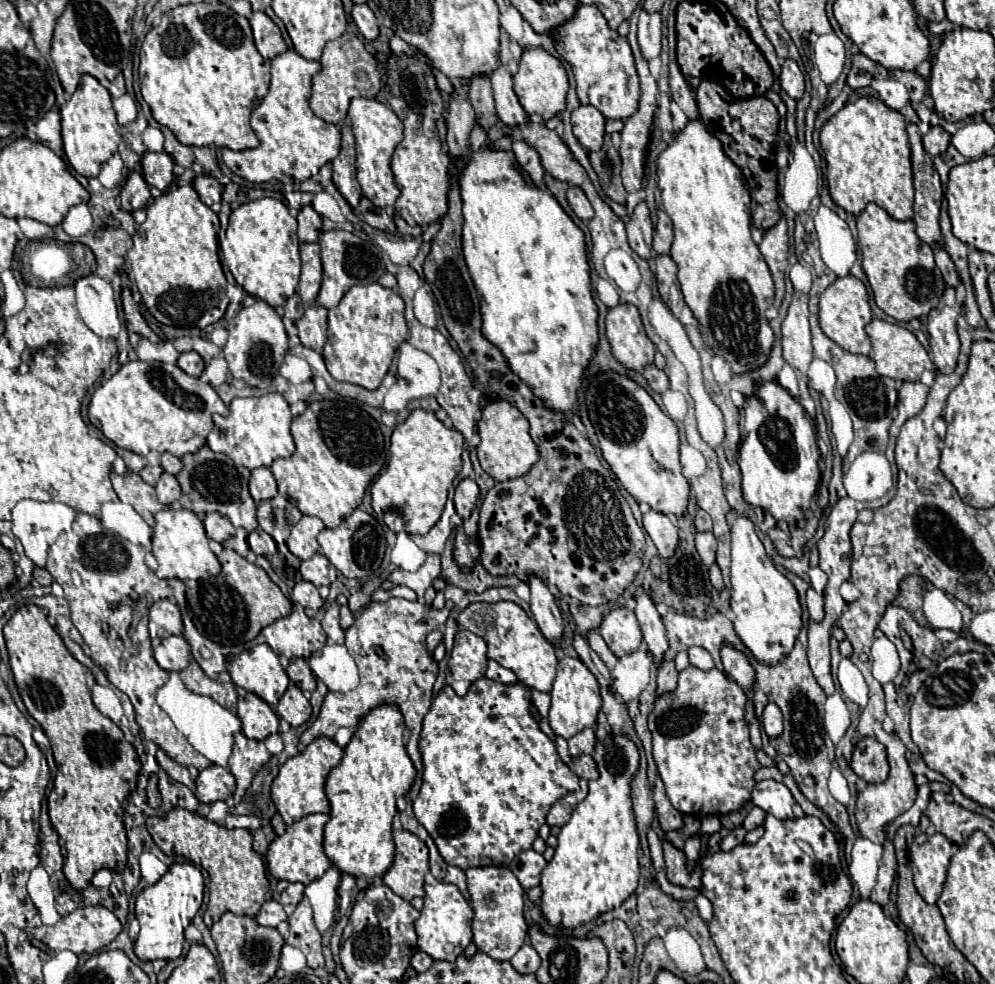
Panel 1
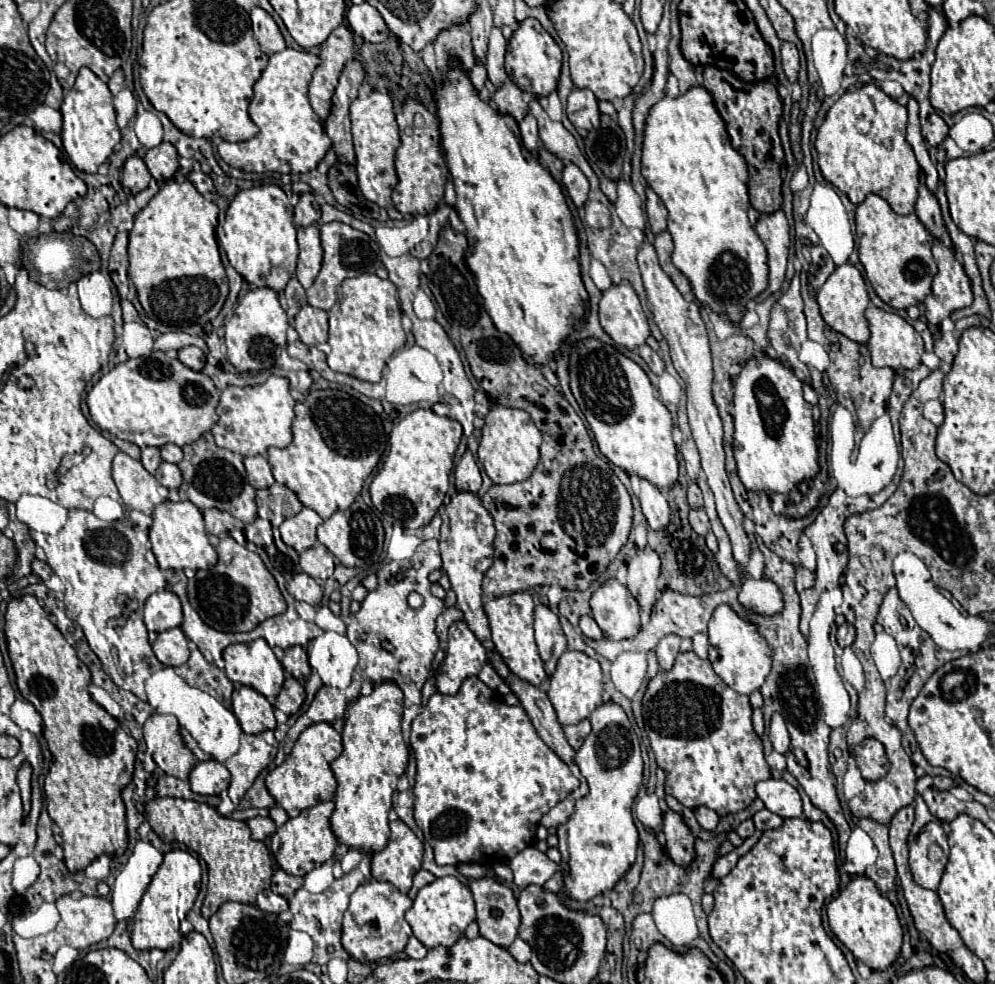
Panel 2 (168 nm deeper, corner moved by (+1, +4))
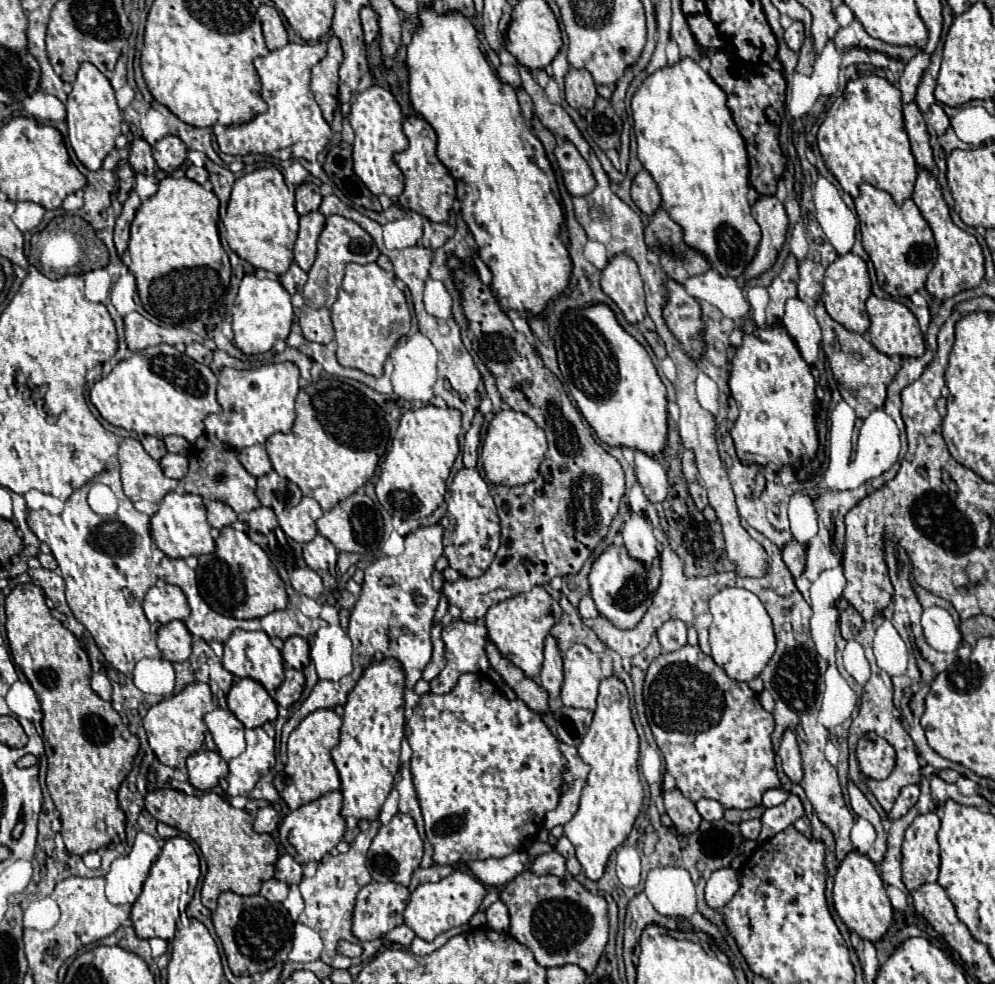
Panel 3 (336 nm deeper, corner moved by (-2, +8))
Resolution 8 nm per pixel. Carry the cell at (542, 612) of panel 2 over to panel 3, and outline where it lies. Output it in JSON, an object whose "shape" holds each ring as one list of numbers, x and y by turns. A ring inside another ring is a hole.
{"shape":[[548,637,544,647,544,667,540,673,542,687,550,699,556,699,562,689,562,655,556,647,556,639]]}

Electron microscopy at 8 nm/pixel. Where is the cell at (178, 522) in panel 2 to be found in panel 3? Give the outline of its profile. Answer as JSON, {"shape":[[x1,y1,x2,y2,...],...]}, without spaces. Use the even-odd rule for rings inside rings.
{"shape":[[170,491,164,495,164,499,158,503,160,509,150,519,150,531,156,539,156,545,172,559,186,559,190,555,206,555,214,551,214,539,210,535,210,523,206,519,206,507,200,495,192,493,176,493]]}

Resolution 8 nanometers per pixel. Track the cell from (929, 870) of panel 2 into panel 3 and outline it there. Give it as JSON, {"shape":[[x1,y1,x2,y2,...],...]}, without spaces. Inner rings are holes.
{"shape":[[936,813,918,815,910,827,904,833,902,843,902,881,906,889,912,893,922,883,934,883,938,879,938,867,940,867,940,847,936,843,936,827,940,827,940,819]]}

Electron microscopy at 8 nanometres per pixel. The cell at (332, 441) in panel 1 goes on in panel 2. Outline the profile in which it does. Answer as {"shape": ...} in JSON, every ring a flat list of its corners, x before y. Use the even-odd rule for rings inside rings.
{"shape":[[323,389,309,391,305,401,295,405,295,421,293,421,293,441,285,449,269,449,267,459,273,469,273,475,283,477,283,485,287,485,297,499,319,513,321,519,329,519,335,511,345,511,355,497,361,493,363,481,377,467,381,455,385,451,385,433,379,415,359,399,351,397,339,389]]}

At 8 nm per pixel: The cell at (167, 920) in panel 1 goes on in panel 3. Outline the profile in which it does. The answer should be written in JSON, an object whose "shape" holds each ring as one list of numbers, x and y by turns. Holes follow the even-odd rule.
{"shape":[[170,837,166,839,158,859,152,863,150,873,142,885,140,897,134,901,134,931,142,939,152,939,160,937,170,941,176,933,176,921,180,917,178,913,178,901,182,895,182,889,186,887,196,887,200,877,200,859,194,851,194,847,188,843,184,837]]}

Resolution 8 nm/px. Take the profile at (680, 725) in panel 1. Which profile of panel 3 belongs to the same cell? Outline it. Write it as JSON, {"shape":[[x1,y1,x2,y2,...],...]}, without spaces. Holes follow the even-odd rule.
{"shape":[[684,645,678,651,662,653,650,663,644,681,644,705,654,739,666,759,666,771,676,779,676,787,682,795,694,803,708,797,716,799,724,809,750,809,762,803,762,795,768,789,780,785,770,739,774,731,772,713,760,705,758,695,748,683,728,677,710,655,702,653,700,647]]}

